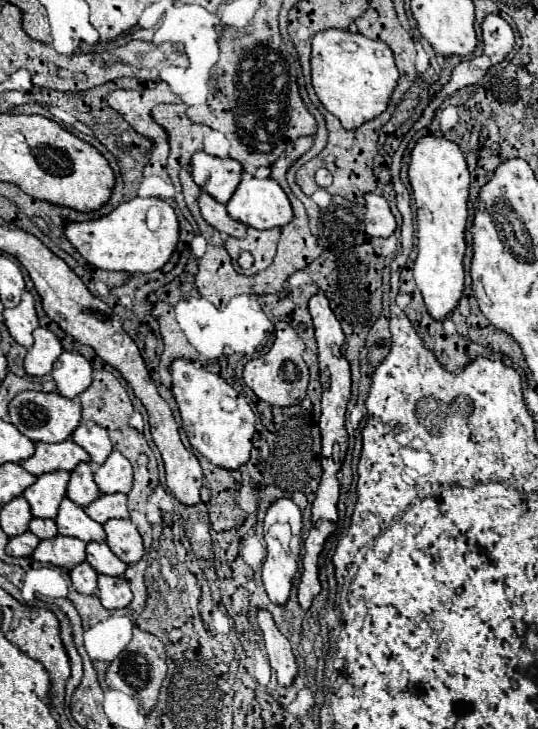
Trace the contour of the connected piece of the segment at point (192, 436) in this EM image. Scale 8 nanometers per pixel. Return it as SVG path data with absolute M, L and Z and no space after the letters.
M175 359L169 371L173 375L171 391L179 405L183 429L191 447L217 467L237 469L247 463L253 447L251 439L255 433L255 415L245 397L237 393L225 379L207 371L205 367L197 367L193 361Z

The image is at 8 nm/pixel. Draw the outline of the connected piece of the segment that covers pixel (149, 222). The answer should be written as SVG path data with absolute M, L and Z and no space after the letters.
M135 197L99 219L65 221L65 237L81 257L99 269L151 273L169 261L179 239L179 223L173 207L163 199Z

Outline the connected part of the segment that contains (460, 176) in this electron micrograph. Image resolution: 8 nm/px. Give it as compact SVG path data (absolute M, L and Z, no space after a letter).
M425 135L411 151L407 177L417 207L417 259L413 265L413 277L431 317L443 321L457 307L463 293L469 171L457 143L443 135Z

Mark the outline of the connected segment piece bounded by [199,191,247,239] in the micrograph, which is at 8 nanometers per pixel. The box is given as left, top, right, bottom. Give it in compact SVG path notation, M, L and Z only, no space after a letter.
M203 191L201 197L199 197L199 209L201 209L203 219L205 219L211 227L215 227L217 231L227 233L227 235L231 235L231 237L243 239L247 227L245 227L243 223L231 219L229 213L227 213L227 209L225 209L225 205L223 205L223 203L217 203L217 201L215 201L209 193L205 193L205 191Z

